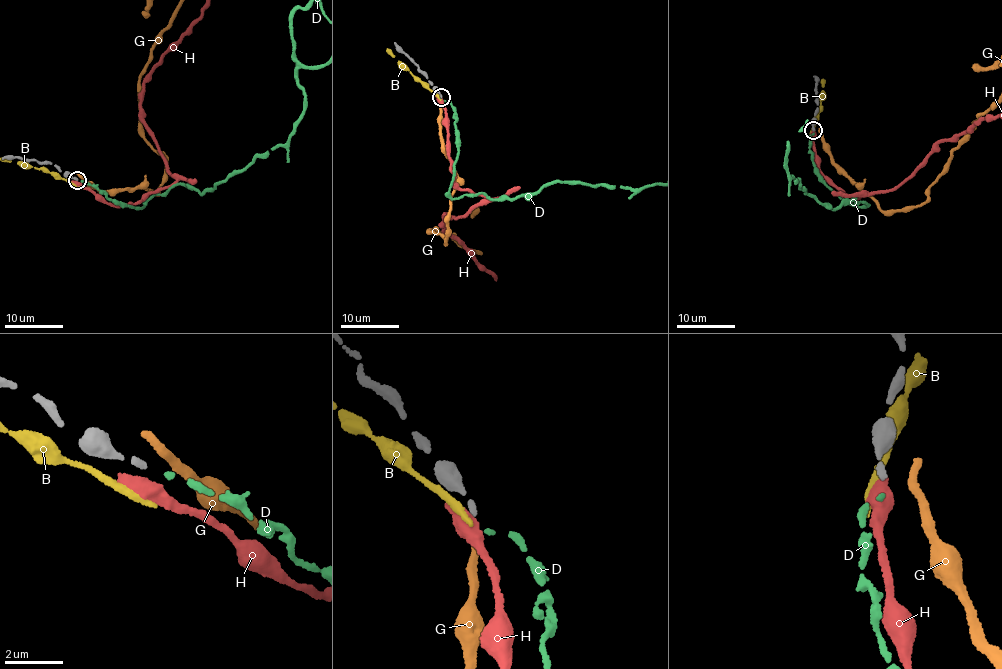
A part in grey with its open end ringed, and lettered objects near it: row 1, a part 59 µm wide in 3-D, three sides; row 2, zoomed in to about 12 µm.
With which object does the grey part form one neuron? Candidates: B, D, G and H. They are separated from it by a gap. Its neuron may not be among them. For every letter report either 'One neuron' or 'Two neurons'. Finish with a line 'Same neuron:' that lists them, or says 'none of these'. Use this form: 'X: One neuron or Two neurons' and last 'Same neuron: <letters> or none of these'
B: Two neurons
D: One neuron
G: Two neurons
H: Two neurons
Same neuron: D

